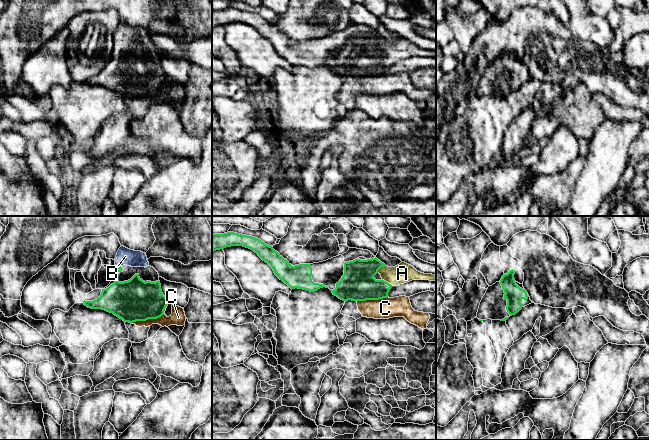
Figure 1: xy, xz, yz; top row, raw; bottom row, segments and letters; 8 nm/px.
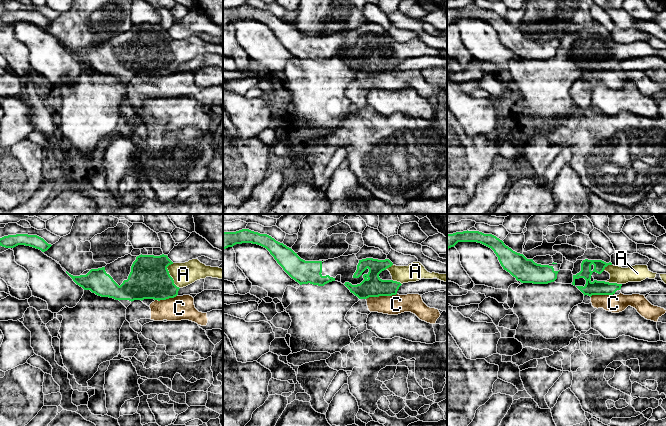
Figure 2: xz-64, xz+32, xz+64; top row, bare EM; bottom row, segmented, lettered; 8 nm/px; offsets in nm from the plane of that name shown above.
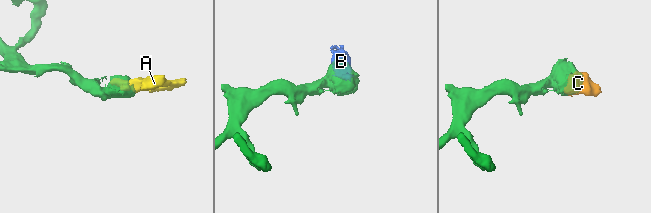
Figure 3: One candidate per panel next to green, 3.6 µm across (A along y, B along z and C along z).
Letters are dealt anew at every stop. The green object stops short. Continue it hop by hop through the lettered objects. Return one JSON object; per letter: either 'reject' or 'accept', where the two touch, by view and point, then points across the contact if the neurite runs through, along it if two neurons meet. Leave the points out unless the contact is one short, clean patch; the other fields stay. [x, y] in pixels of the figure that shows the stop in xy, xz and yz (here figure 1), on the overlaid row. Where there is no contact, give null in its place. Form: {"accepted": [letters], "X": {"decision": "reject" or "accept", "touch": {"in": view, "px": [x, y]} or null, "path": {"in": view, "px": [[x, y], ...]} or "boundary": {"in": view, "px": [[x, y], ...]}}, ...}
{"accepted": ["A", "B"], "A": {"decision": "accept", "touch": {"in": "xz", "px": [380, 267]}, "path": {"in": "xz", "px": [[358, 283], [374, 267], [380, 267], [387, 273], [402, 273]]}}, "B": {"decision": "accept", "touch": {"in": "xy", "px": [119, 266]}}, "C": {"decision": "reject", "touch": {"in": "xy", "px": [152, 318]}, "boundary": {"in": "xy", "px": [[167, 304], [160, 316], [136, 320], [132, 323]]}}}

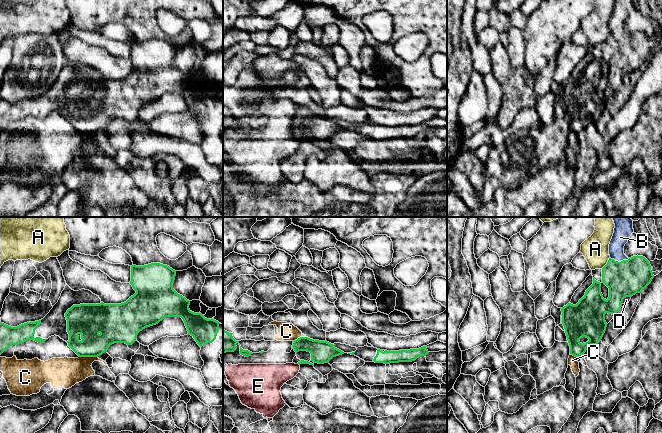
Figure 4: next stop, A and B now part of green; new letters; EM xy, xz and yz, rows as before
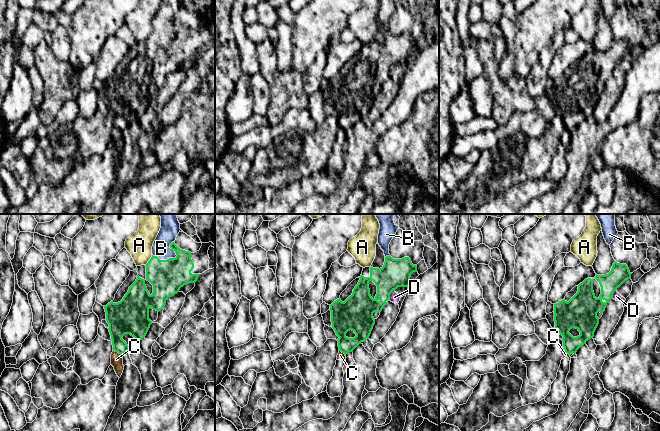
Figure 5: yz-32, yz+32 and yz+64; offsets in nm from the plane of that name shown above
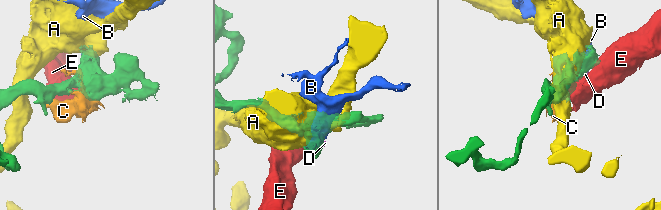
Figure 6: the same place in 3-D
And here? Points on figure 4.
{"accepted": ["B"], "A": {"decision": "reject", "touch": {"in": "yz", "px": [607, 263]}, "boundary": {"in": "yz", "px": [[609, 257], [608, 261], [601, 268]]}}, "B": {"decision": "accept", "touch": {"in": "yz", "px": [621, 261]}}, "C": {"decision": "reject", "touch": {"in": "xy", "px": [88, 356]}, "boundary": {"in": "xy", "px": [[79, 356], [97, 357]]}}, "D": {"decision": "reject", "touch": {"in": "yz", "px": [624, 297]}, "boundary": {"in": "yz", "px": [[630, 296], [626, 296], [621, 303]]}}, "E": {"decision": "reject", "touch": {"in": "xz", "px": [298, 363]}}}

